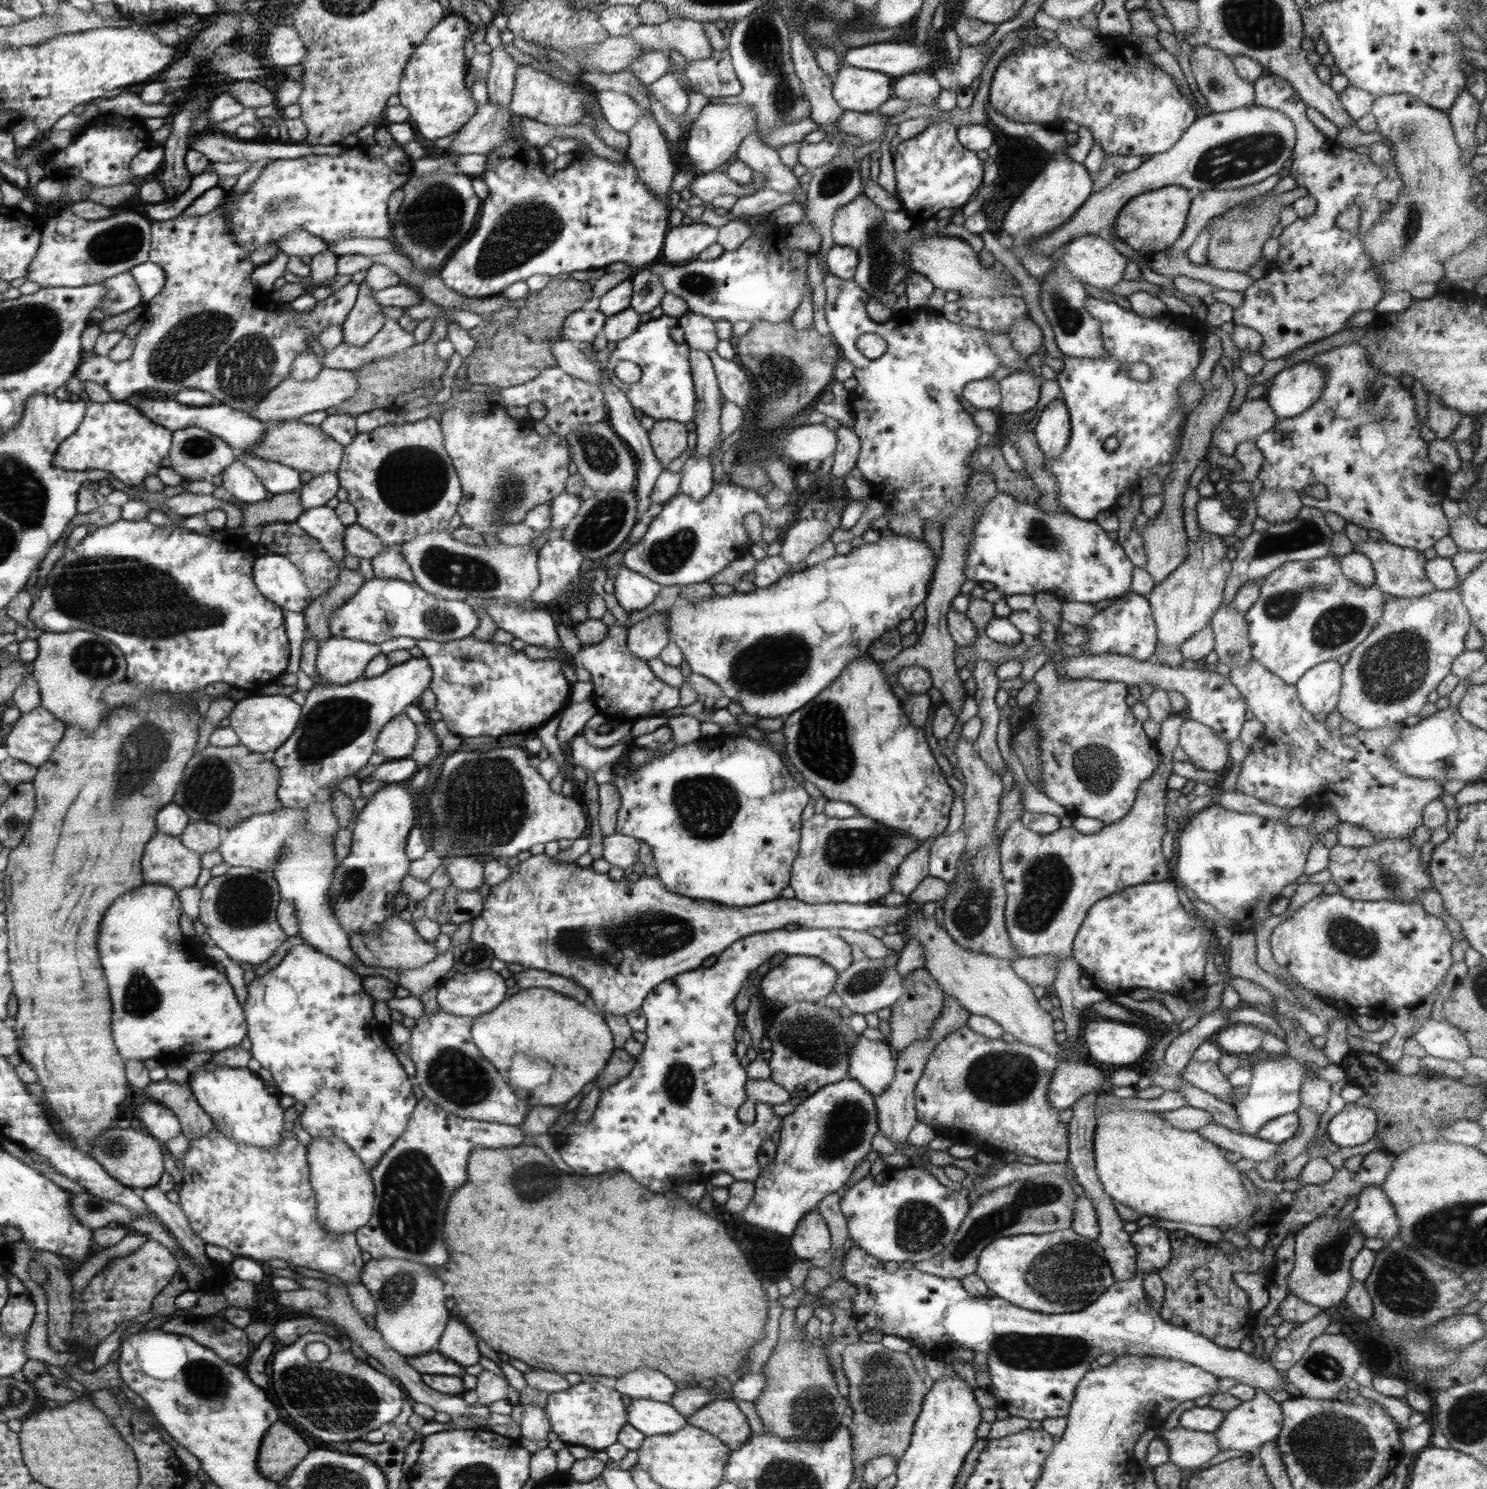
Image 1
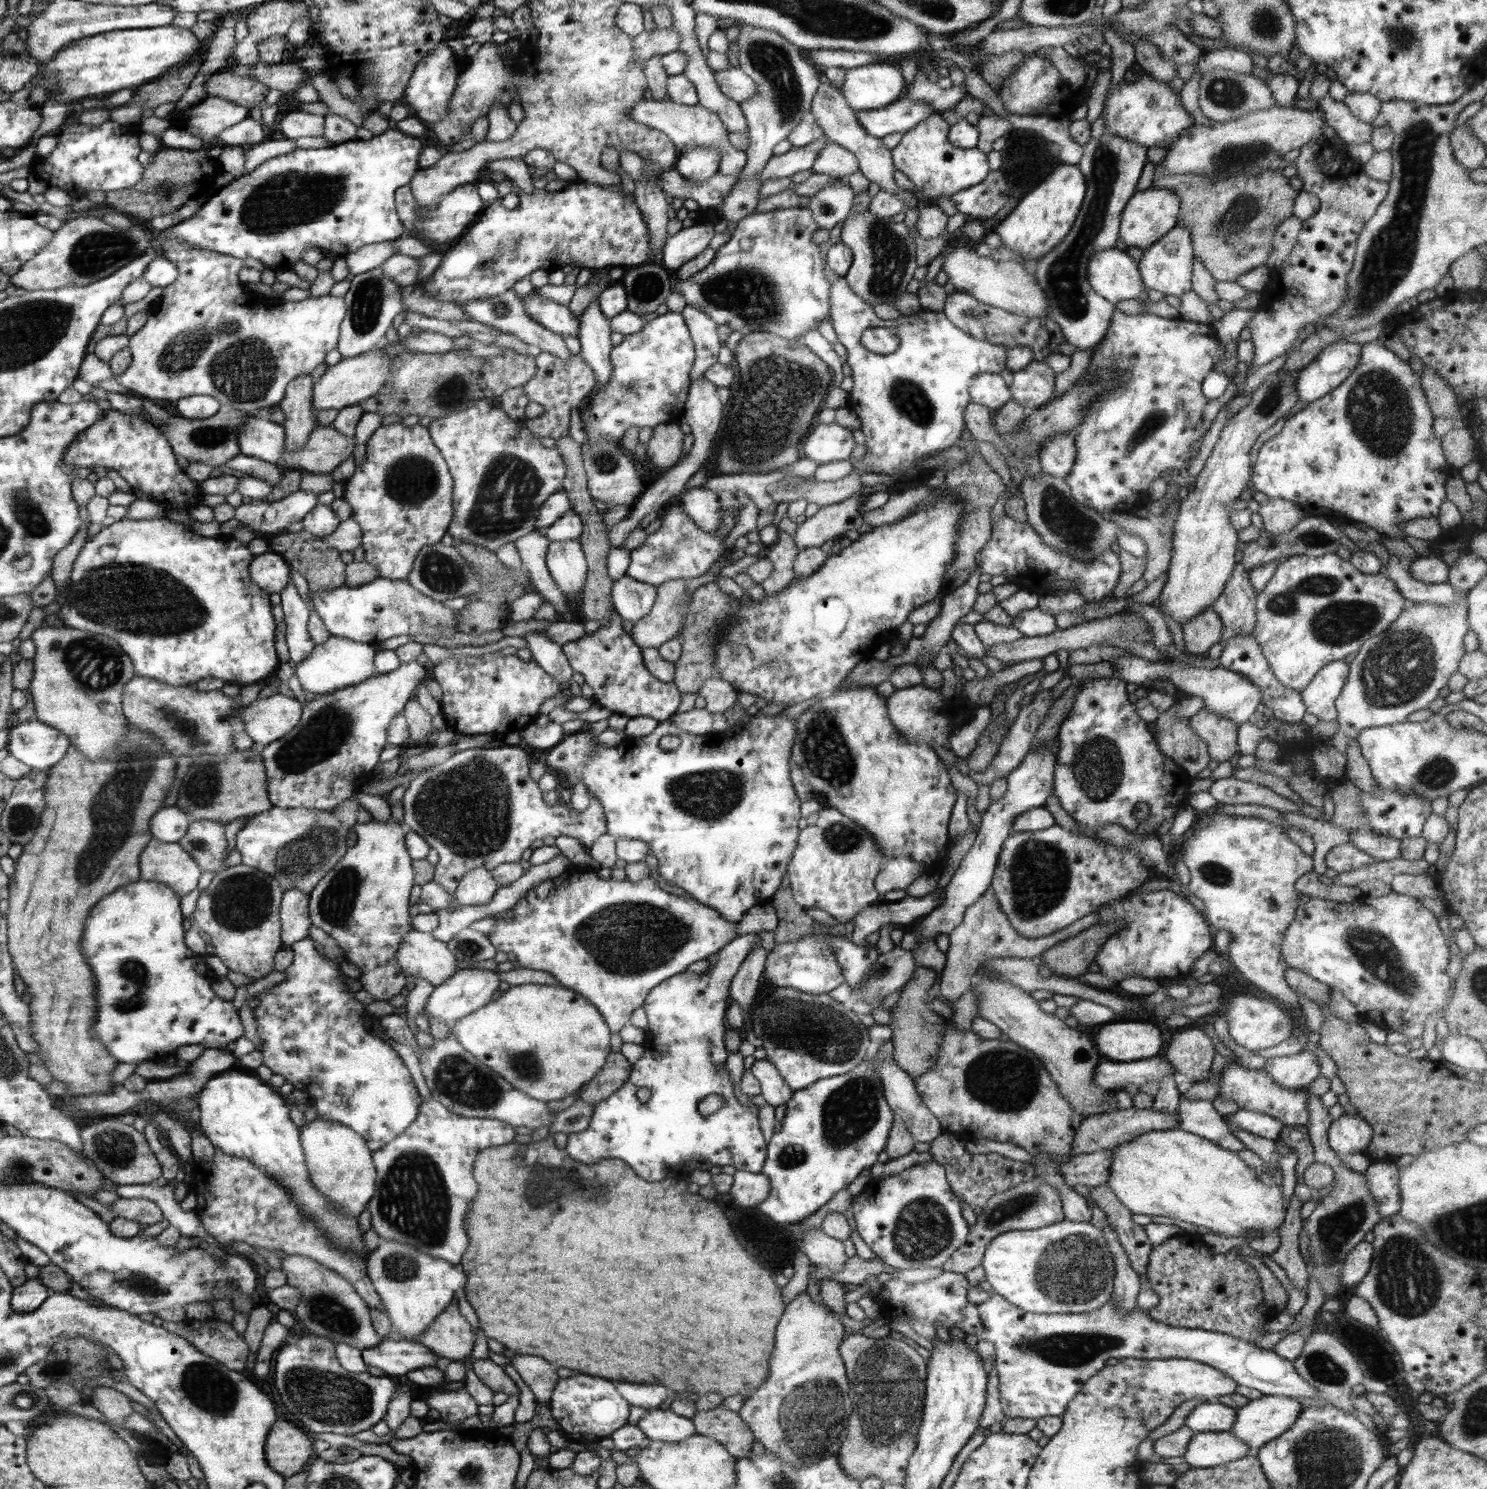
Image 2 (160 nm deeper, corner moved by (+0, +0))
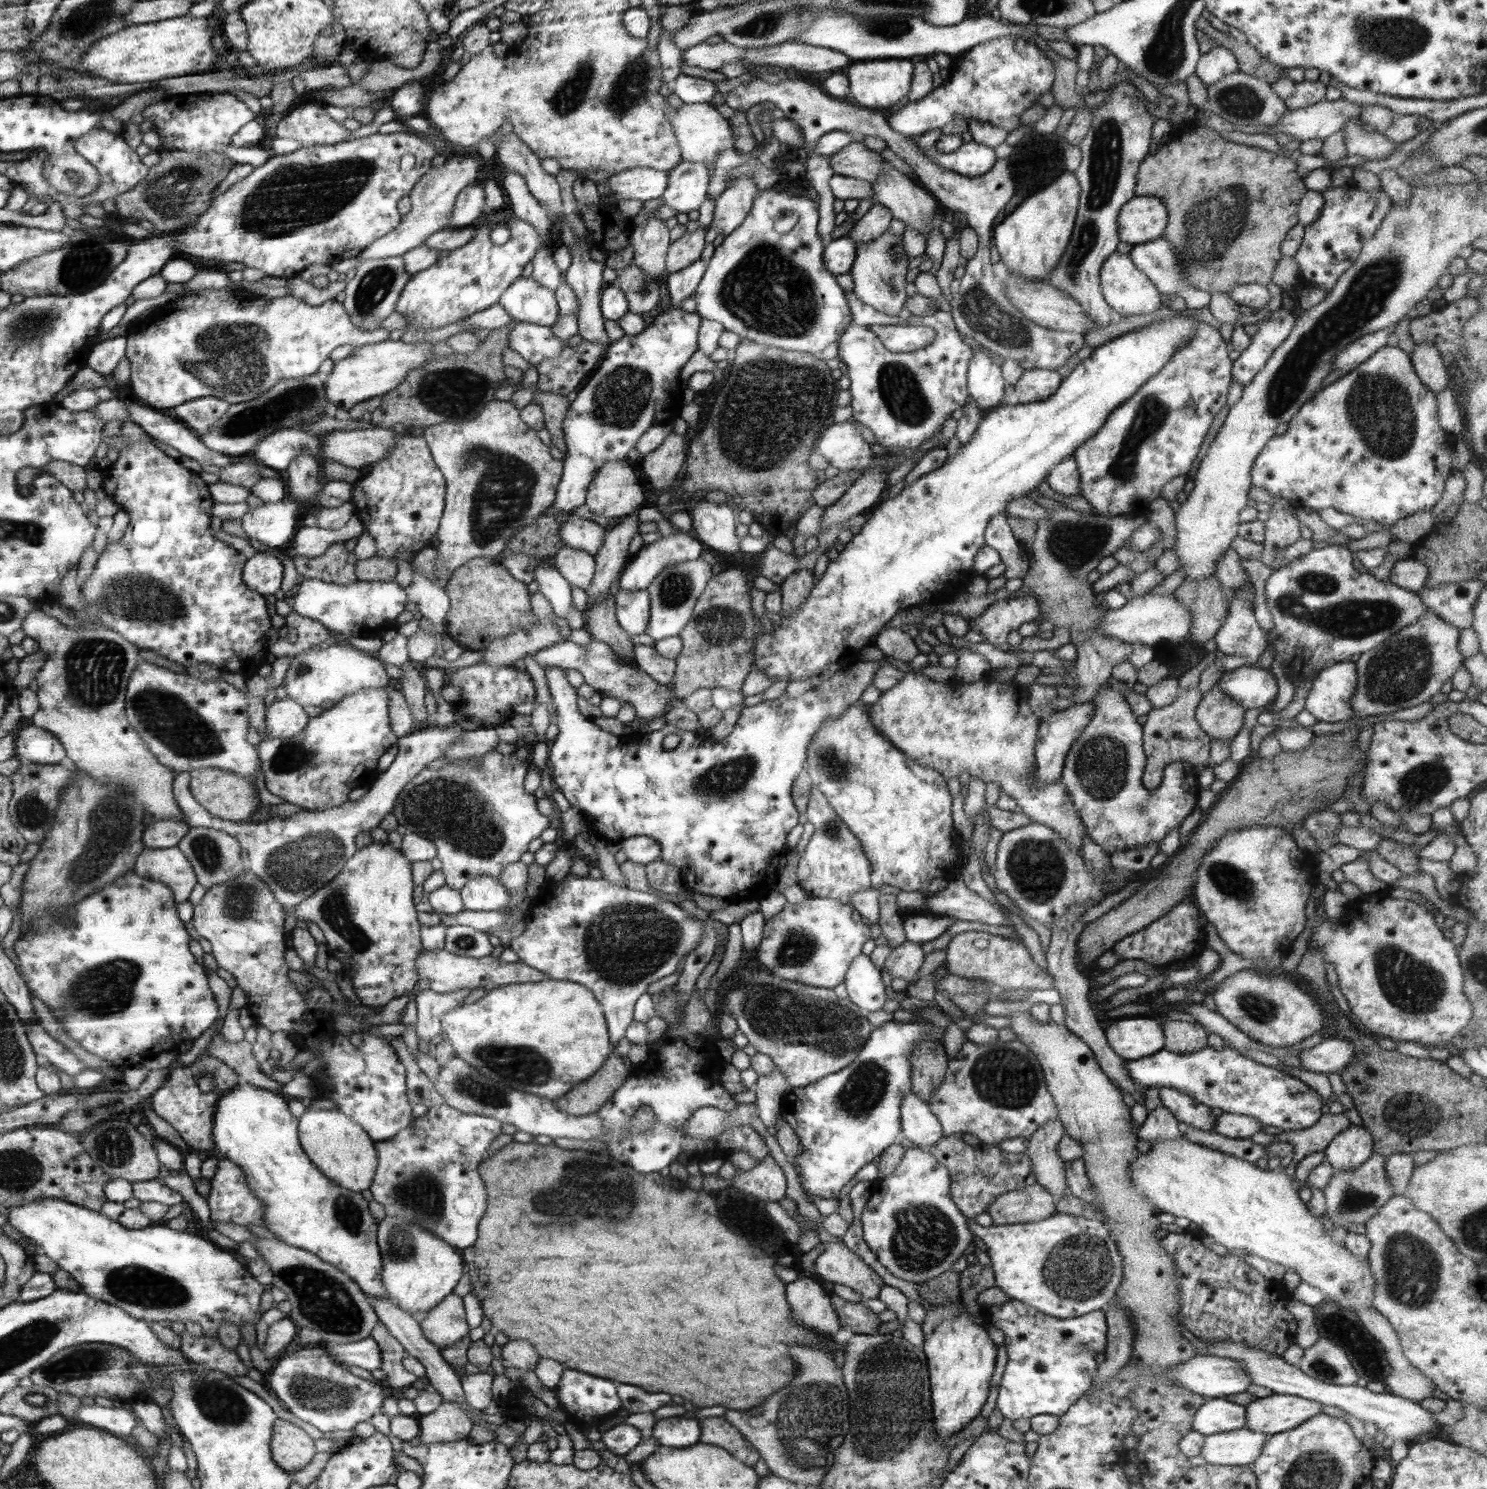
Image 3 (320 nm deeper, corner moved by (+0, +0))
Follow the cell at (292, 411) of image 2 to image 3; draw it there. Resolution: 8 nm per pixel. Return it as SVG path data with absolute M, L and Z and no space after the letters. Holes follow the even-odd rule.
M303 451L290 463L286 469L288 484L286 489L289 497L303 502L305 500L318 500L318 504L324 508L336 508L343 505L346 500L340 500L335 496L325 495L321 483L321 461Z

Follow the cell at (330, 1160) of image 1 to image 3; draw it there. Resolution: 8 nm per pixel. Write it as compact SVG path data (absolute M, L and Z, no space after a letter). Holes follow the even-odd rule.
M308 1105L299 1120L302 1149L326 1177L354 1192L370 1188L377 1174L377 1148L376 1142L360 1124L338 1110L320 1110Z

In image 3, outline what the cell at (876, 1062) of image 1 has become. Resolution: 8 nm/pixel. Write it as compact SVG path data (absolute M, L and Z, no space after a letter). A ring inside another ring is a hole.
M907 1092L900 1105L901 1137L913 1142L915 1147L928 1151L943 1136L939 1119L931 1112L927 1101L913 1092Z

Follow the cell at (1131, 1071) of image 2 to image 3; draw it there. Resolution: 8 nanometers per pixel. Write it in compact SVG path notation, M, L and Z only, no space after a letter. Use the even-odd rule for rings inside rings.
M1206 1045L1202 1050L1186 1054L1164 1048L1138 1060L1127 1060L1126 1068L1129 1077L1144 1086L1175 1088L1199 1104L1252 1117L1264 1127L1300 1131L1310 1129L1323 1116L1325 1102L1315 1089L1283 1070L1240 1054L1229 1045L1220 1050Z

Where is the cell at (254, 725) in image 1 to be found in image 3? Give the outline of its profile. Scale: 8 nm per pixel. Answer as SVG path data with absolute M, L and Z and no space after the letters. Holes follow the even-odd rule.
M288 699L275 700L266 711L266 728L273 740L287 740L300 735L308 726L310 717L298 702Z

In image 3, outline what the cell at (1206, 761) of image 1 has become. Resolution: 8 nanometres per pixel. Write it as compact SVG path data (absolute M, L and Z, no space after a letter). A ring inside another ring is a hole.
M1218 686L1203 692L1195 717L1202 730L1212 739L1230 744L1244 724L1245 708L1230 700Z

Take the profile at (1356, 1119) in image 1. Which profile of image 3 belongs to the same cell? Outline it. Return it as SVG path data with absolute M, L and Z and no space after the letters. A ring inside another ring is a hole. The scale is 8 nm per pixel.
M1351 1125L1336 1135L1323 1150L1326 1162L1335 1170L1358 1169L1372 1155L1373 1139L1362 1126Z

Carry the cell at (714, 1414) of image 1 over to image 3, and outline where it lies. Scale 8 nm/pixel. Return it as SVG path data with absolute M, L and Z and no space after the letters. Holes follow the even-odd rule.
M708 1417L700 1421L700 1443L718 1445L733 1453L739 1461L745 1462L751 1467L756 1466L761 1456L755 1447L745 1439L743 1433L730 1421L722 1418Z

